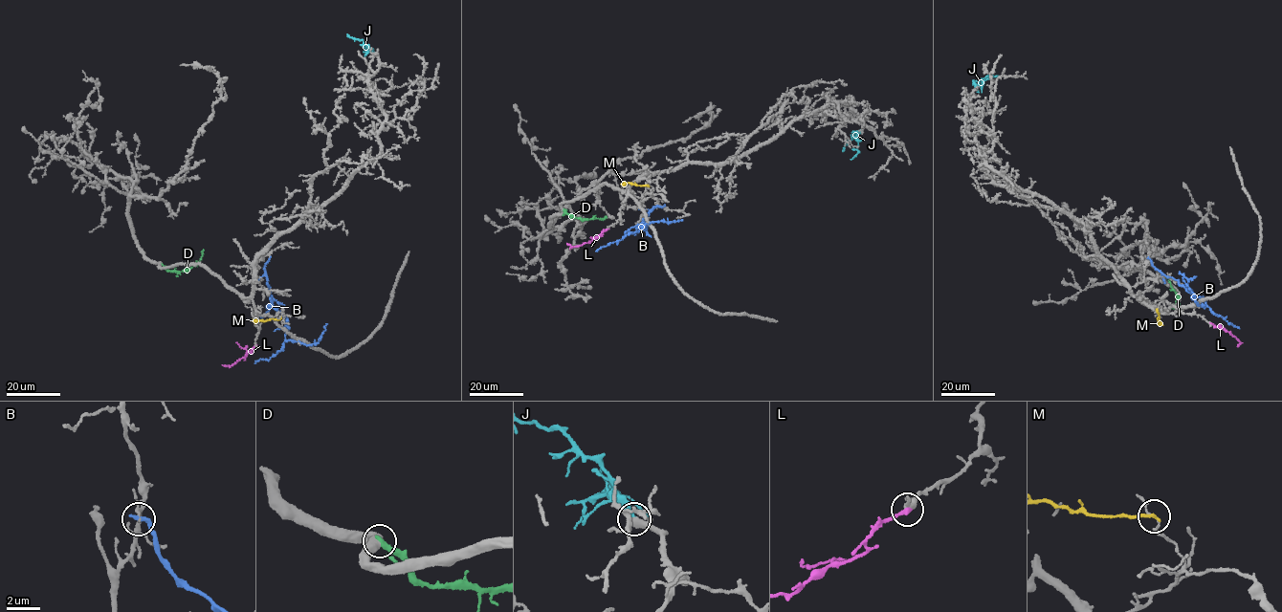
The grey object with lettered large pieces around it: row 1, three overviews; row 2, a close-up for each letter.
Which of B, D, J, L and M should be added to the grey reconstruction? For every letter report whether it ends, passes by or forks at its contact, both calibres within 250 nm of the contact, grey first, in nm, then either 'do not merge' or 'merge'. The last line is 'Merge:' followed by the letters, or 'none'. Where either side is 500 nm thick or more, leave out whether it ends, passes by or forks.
B: it ends | 70/300 nm | do not merge
D: it ends | 480/360 nm | do not merge
J: it ends | 320/360 nm | merge
L: it ends | 320/300 nm | merge
M: it ends | 110/200 nm | do not merge
Merge: J, L

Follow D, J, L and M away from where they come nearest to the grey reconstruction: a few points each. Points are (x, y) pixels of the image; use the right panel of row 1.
D: (1169, 307), (1174, 308), (1179, 296), (1163, 274)
J: (976, 88), (973, 81), (988, 75)
L: (1211, 323), (1229, 332), (1240, 343), (1238, 346)
M: (1157, 311), (1160, 324)

